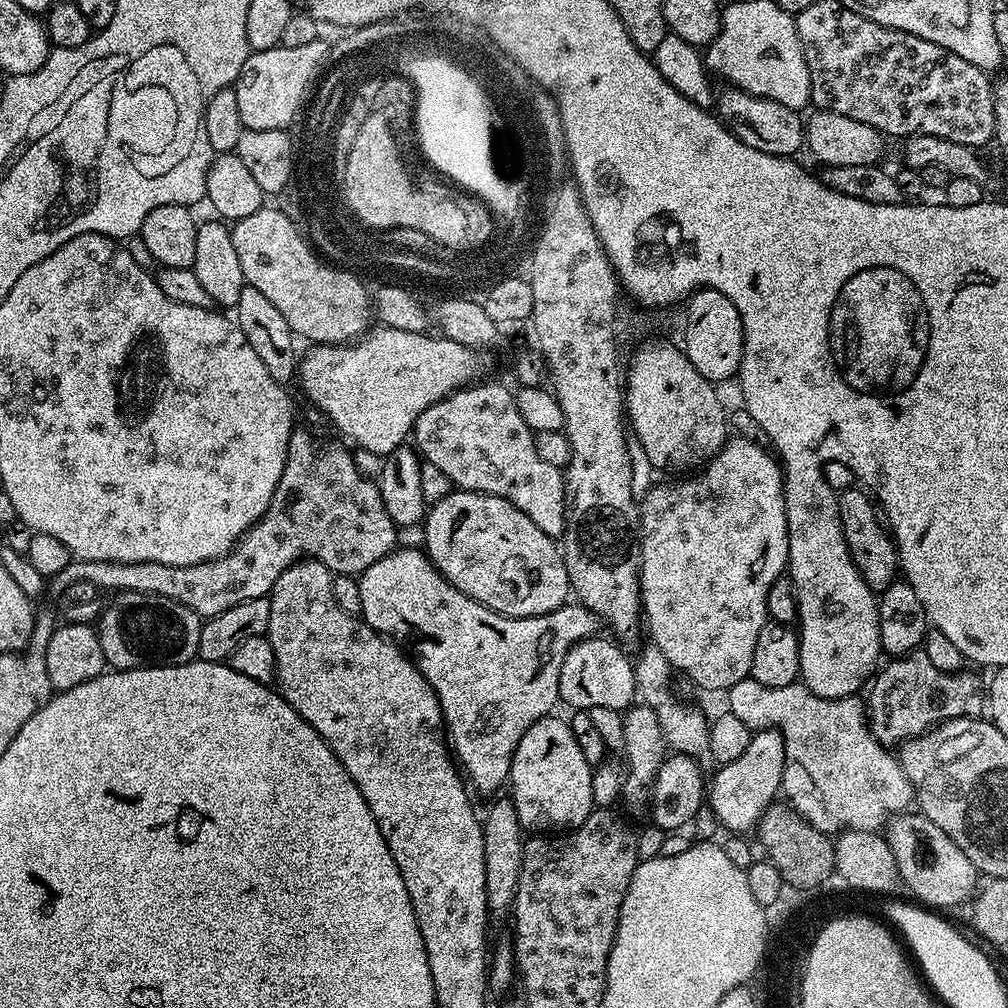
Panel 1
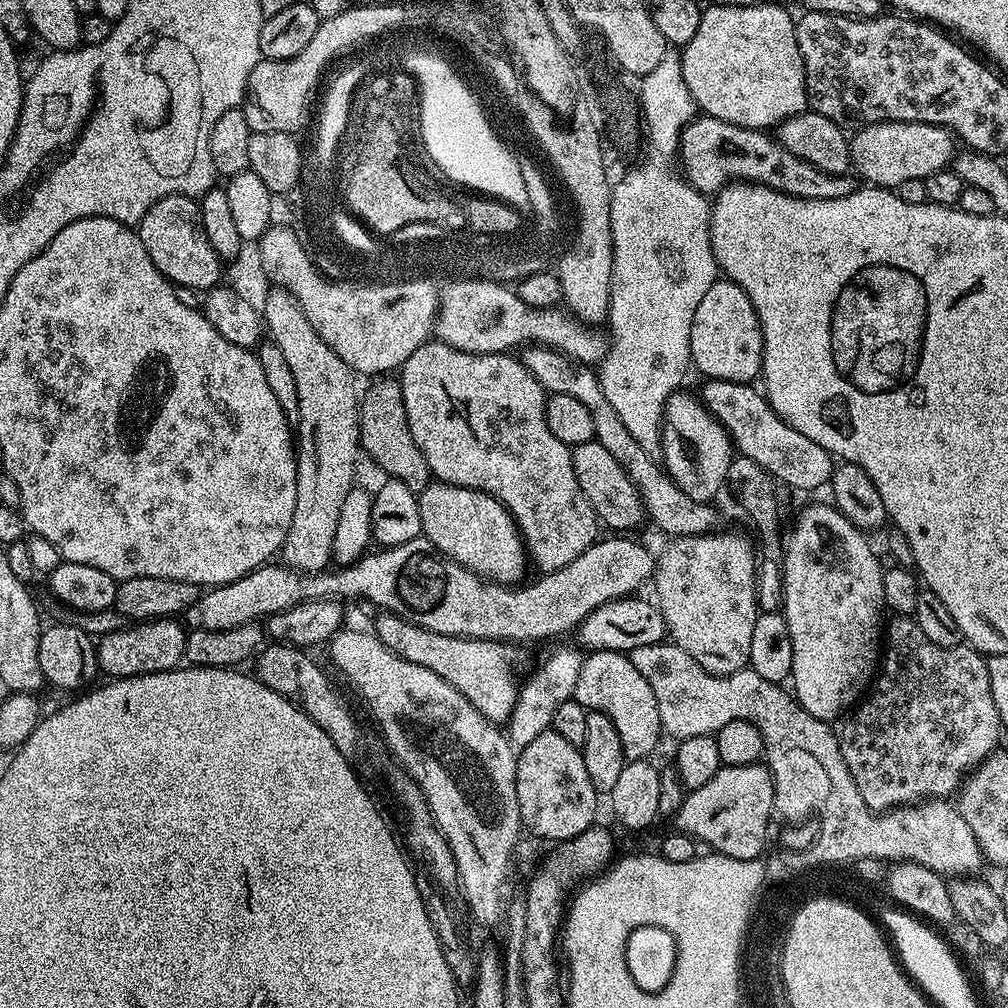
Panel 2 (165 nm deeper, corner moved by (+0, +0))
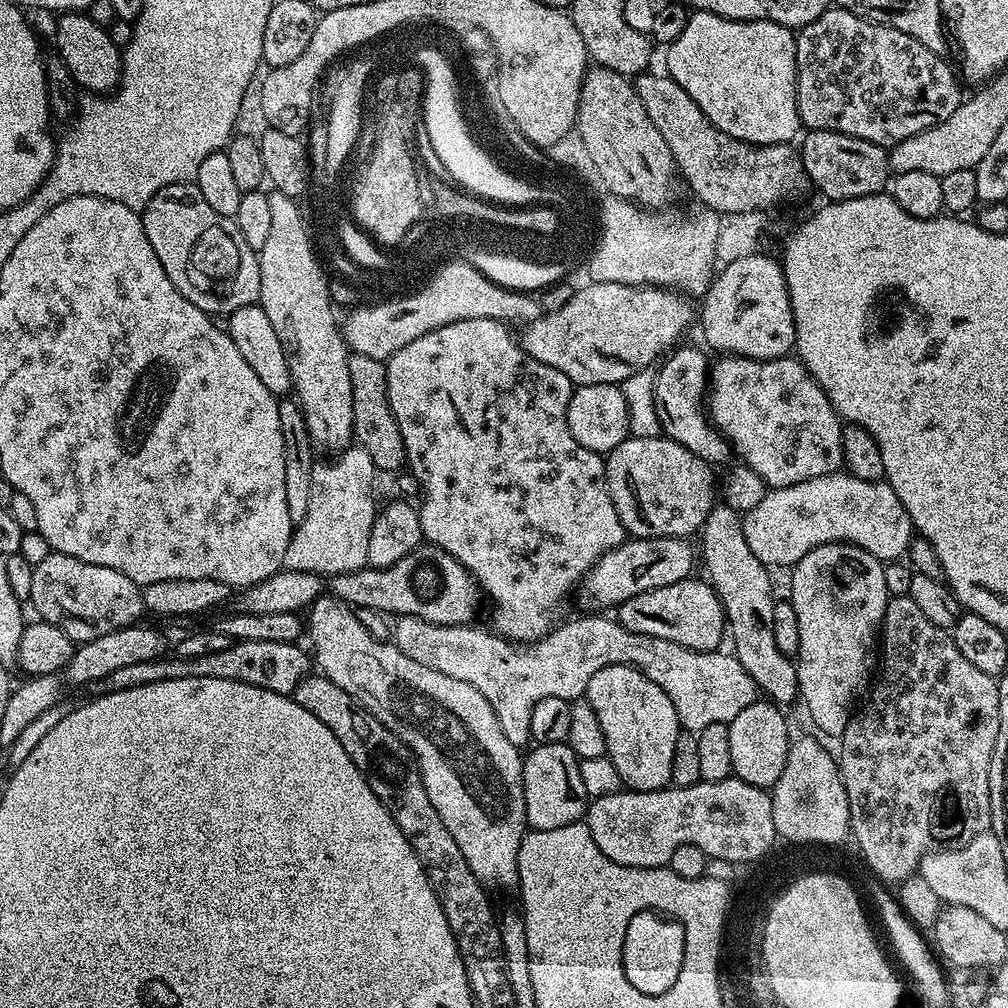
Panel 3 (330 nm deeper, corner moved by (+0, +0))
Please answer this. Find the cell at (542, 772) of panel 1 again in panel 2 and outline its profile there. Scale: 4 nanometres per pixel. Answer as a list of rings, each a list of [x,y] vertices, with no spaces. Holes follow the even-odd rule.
[[[551,730],[519,749],[516,757],[516,789],[520,822],[536,836],[559,842],[593,827],[598,793],[586,772],[581,749]]]

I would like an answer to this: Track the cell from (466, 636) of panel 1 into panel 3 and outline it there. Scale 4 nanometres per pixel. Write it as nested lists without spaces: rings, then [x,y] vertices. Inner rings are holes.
[[[689,578],[682,582],[674,582],[674,586],[658,586],[658,590],[649,590],[646,594],[638,594],[620,607],[615,609],[615,619],[634,634],[646,634],[650,638],[666,638],[678,646],[686,646],[695,652],[714,652],[721,647],[726,640],[726,621],[724,607],[718,598],[716,589],[703,579]]]

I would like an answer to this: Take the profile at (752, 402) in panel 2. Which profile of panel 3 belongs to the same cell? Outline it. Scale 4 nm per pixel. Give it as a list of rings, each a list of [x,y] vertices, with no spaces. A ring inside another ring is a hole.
[[[680,347],[669,351],[654,372],[654,410],[658,410],[660,431],[668,439],[686,446],[686,450],[694,453],[699,460],[705,460],[709,466],[724,463],[727,465],[733,459],[734,449],[727,438],[716,429],[706,411],[710,359],[703,352],[703,347]]]

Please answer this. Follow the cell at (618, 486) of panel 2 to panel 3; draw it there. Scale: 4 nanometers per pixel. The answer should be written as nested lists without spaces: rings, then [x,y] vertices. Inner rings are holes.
[[[663,434],[654,438],[629,435],[628,439],[614,446],[614,450],[607,453],[604,462],[604,481],[614,502],[614,510],[618,510],[618,518],[622,522],[624,531],[632,538],[645,536],[688,538],[699,533],[710,510],[718,500],[718,488],[714,480],[712,484],[712,472],[713,469],[705,460],[699,460],[694,453],[686,450],[686,446],[668,439]]]

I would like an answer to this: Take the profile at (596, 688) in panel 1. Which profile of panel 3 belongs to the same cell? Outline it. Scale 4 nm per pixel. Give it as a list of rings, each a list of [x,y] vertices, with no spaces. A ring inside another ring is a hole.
[[[631,664],[606,666],[590,678],[588,704],[597,715],[605,735],[606,755],[621,775],[621,782],[633,792],[649,792],[669,787],[674,766],[674,742],[681,726],[674,702],[666,698],[662,686],[650,682]]]

